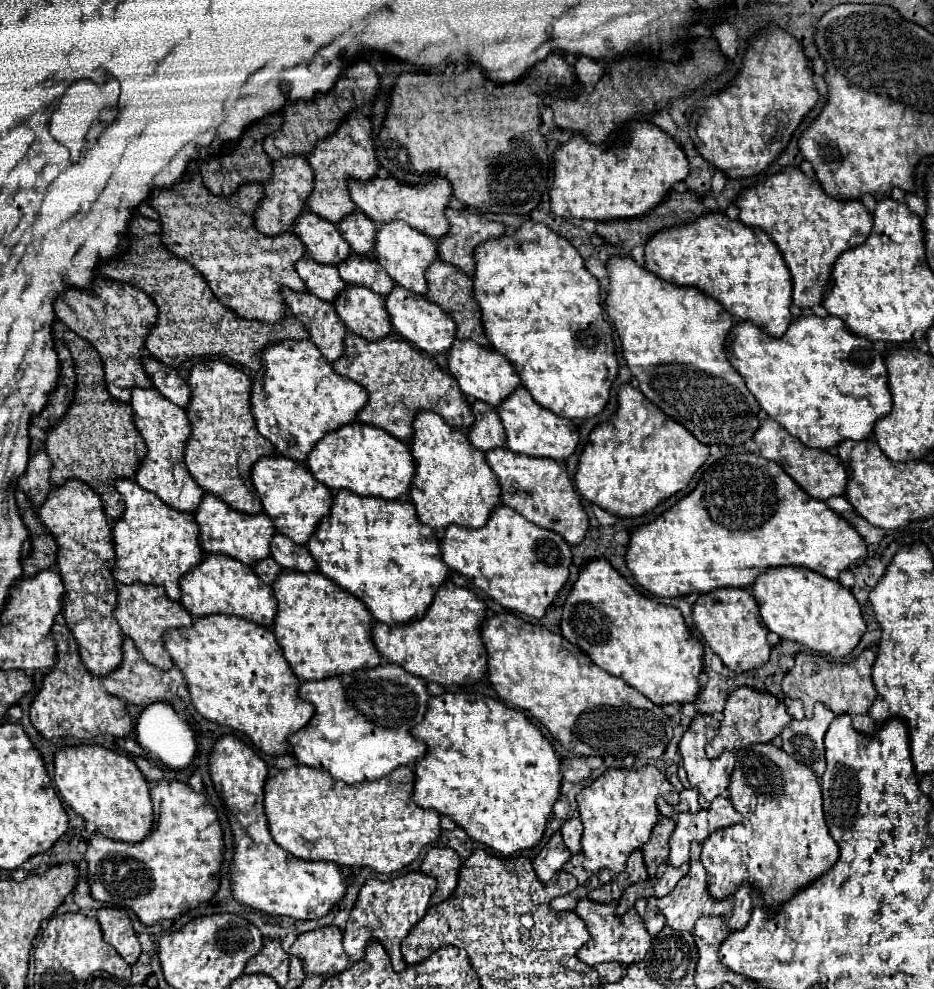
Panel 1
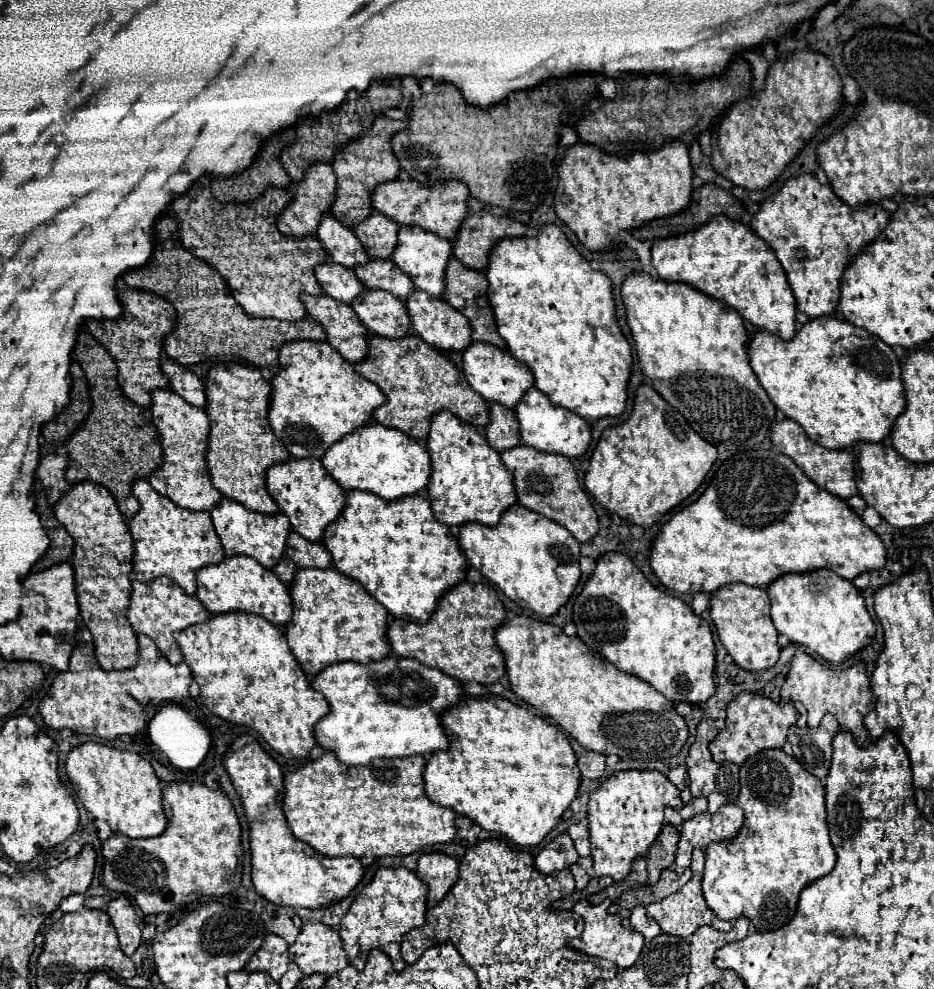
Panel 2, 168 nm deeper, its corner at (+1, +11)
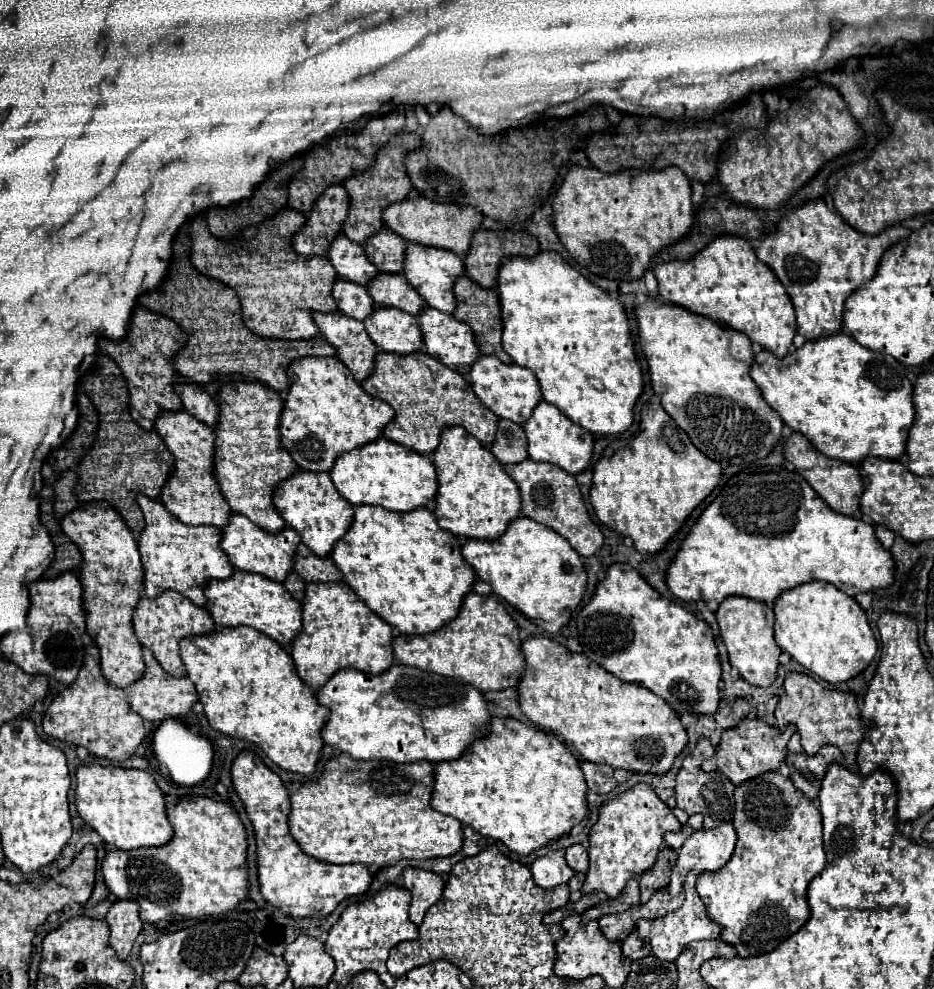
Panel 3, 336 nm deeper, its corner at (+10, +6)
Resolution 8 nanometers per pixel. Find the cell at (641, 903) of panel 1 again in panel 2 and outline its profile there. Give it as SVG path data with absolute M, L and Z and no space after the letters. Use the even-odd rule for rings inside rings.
M638 906L632 910L632 916L630 916L630 924L632 924L632 930L642 934L646 940L652 940L656 936L660 936L660 928L658 924L654 924L654 920L650 920L646 916L646 908L644 906Z

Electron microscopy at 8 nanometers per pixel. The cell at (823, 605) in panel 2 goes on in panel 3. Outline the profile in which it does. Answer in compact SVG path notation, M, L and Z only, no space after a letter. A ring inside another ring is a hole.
M825 581L797 585L797 589L789 589L789 591L781 593L781 597L777 597L773 611L775 611L775 641L777 641L777 645L783 651L787 651L805 669L813 671L815 675L819 675L821 679L825 679L829 683L839 683L839 681L847 681L847 679L855 677L871 663L871 659L877 653L877 641L867 623L865 611L853 597L841 593L835 585L829 585Z

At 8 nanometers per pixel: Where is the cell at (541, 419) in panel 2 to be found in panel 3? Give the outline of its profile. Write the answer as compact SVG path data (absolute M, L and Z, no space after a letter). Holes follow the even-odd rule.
M539 401L539 405L533 409L531 417L523 425L525 437L529 441L527 453L533 461L547 461L553 463L567 473L579 473L589 465L591 453L593 453L593 435L587 429L581 429L569 417L565 417L555 405L549 405L547 401Z

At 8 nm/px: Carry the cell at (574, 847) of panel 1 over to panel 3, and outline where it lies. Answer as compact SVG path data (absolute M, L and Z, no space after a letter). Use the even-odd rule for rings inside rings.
M571 845L567 847L567 863L573 871L587 871L589 867L589 859L587 859L587 851L583 849L583 845Z

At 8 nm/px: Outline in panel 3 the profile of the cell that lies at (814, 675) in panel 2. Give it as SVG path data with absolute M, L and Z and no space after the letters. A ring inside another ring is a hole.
M793 671L787 673L783 689L785 693L775 709L779 729L785 729L789 723L795 723L801 733L801 745L805 753L813 755L823 743L833 743L843 751L845 765L855 765L859 741L865 733L865 723L861 721L855 695L843 691L825 691L821 683L817 683L811 675Z

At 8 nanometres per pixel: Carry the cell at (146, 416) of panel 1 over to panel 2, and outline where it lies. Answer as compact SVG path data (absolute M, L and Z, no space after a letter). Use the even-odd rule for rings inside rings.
M156 390L152 392L152 416L162 438L164 464L156 470L156 474L148 478L148 482L152 484L154 490L170 498L180 508L188 508L194 512L200 510L210 512L210 508L214 508L222 500L222 494L214 488L206 468L210 434L210 420L206 412L190 406L186 400L182 400L178 394L170 390Z

